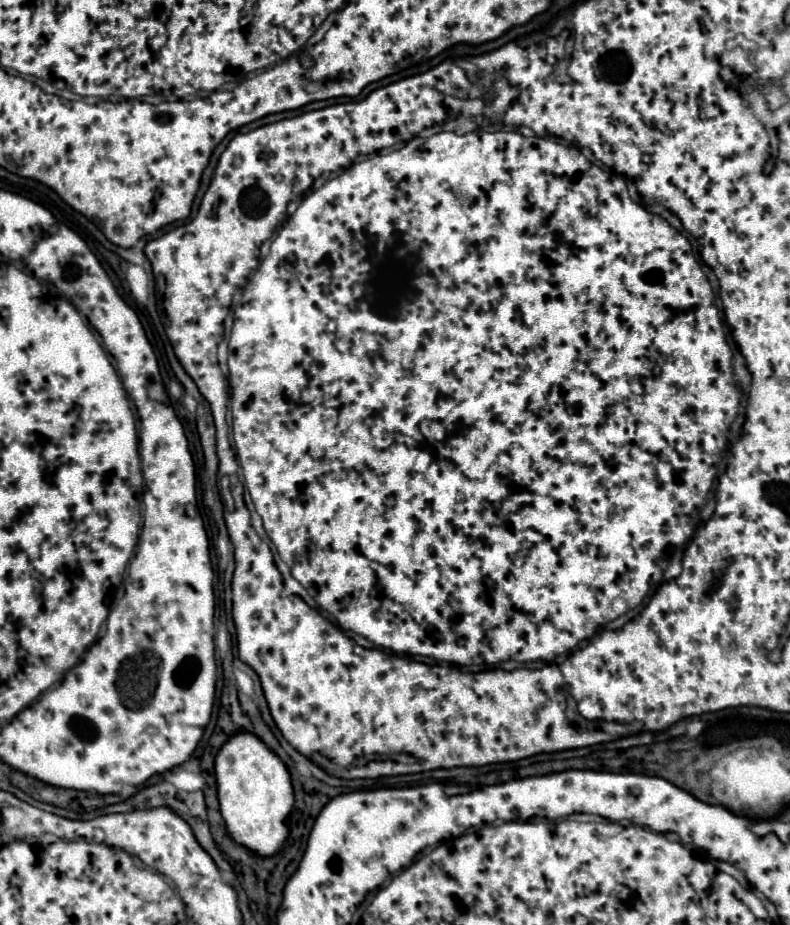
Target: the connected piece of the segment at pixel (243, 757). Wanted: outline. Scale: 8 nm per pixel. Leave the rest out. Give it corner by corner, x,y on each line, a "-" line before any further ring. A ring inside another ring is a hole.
254,733
232,735
216,755
216,785
220,813
236,843
258,855
274,855
288,837
286,819
294,807
294,791
286,765

